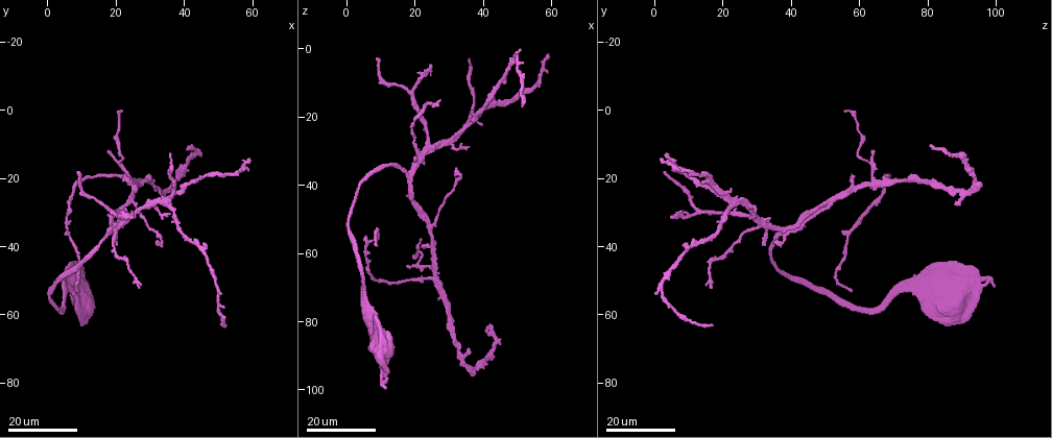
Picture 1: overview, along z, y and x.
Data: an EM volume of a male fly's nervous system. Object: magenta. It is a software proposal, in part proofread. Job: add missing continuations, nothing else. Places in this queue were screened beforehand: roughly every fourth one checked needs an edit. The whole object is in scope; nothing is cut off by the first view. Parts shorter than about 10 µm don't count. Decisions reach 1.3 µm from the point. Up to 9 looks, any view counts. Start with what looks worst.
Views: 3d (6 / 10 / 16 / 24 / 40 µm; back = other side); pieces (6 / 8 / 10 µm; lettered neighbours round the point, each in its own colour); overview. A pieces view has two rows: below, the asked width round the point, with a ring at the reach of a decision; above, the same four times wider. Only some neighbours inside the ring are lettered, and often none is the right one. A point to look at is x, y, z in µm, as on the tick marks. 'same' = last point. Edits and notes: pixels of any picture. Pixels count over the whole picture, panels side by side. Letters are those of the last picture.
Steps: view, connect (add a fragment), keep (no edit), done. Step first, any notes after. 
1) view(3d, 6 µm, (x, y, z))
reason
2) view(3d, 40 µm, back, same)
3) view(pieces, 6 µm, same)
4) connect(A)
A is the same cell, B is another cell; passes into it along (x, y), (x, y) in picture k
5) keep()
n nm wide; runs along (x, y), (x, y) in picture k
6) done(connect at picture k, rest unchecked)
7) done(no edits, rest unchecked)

view(3d, 24 µm, (8.0, 53.0, 57.5))
an open end

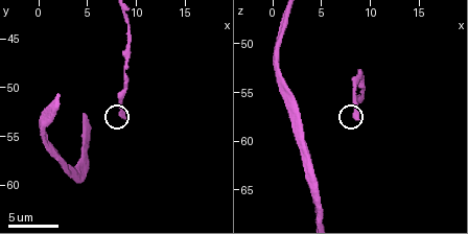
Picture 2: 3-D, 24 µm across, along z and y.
view(pieces, 6 µm, (8.6, 53.0, 57.6))

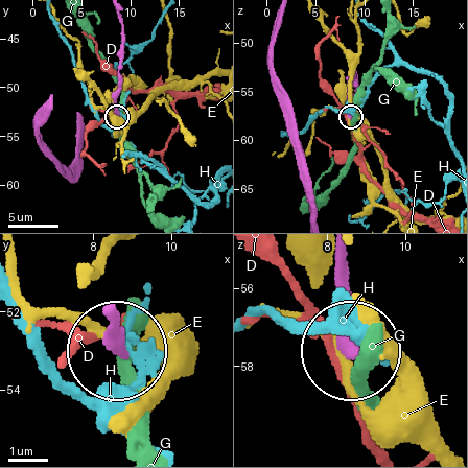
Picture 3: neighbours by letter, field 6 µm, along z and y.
keep()
370 nm wide; D, E, G and H are other cells; runs along (345, 276), (351, 352) in picture 3; no lettered fragment goes on from it

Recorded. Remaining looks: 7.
view(3d, 16 µm, (36.0, 12.5, 3.0))
end of a long branch

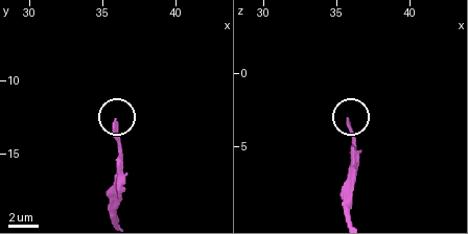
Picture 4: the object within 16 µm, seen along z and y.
view(pieces, 6 µm, same)
see the neighbours

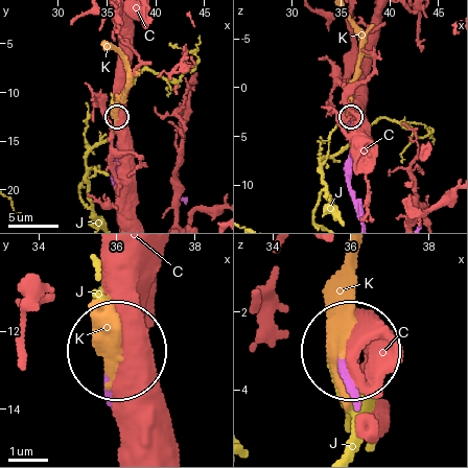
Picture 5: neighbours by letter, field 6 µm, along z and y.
connect(K)
280 nm wide; K is the same cell, C and J are other cells; passes into it along (351, 378), (345, 258) in picture 5; the neuron continues

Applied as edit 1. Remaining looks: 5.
view(3d, 24 µm, (17.5, 12.0, 63.0))
branch stops here

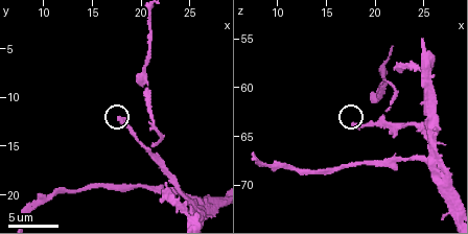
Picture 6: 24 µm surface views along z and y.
view(pieces, 8 µm, (17.8, 12.4, 63.8))

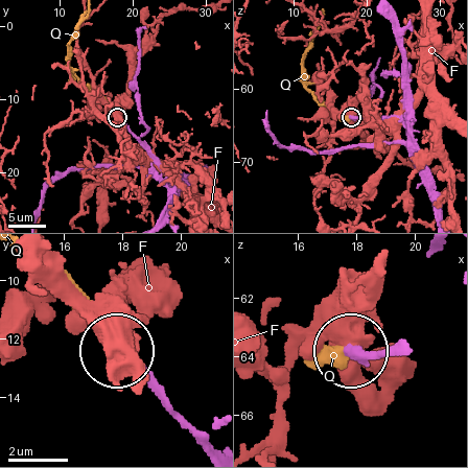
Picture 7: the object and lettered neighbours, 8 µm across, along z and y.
connect(Q)
Q is the same cell, F is another cell; the neuron continues

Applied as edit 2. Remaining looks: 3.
view(overview)

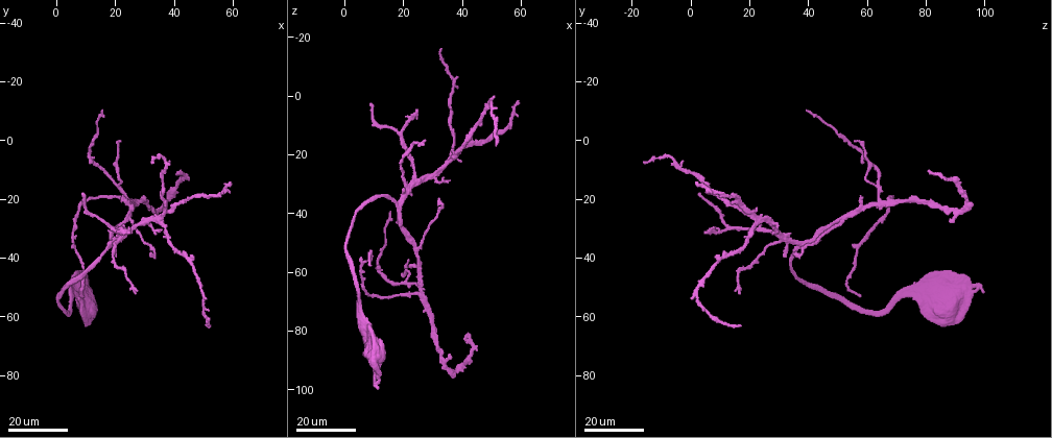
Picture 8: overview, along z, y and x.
view(3d, 16 µm, (24, 32, 5))
branch stops here

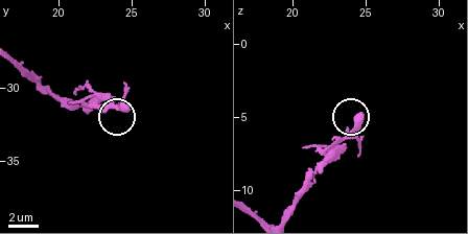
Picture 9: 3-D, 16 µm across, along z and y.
view(pieces, 6 µm, (24.6, 31.4, 4.8))

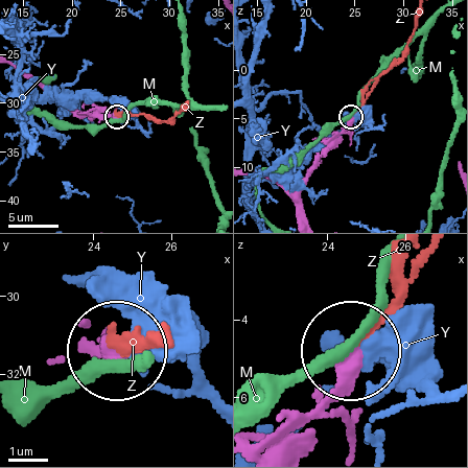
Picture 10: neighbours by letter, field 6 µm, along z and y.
keep()
M, Y and Z are other cells; runs along (270, 448), (329, 388), (346, 351) in picture 10; none of them fits

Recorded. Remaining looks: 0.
done(connect at picture 5, connect at picture 7, rest unchecked)

